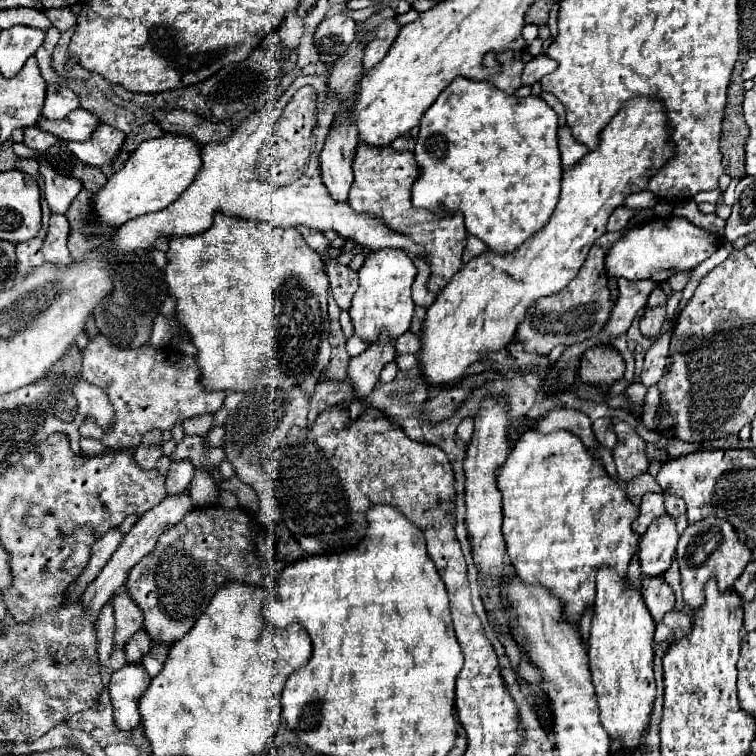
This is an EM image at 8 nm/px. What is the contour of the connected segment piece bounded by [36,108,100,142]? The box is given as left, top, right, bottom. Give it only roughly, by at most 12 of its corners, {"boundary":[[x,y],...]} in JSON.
{"boundary":[[84,108],[64,120],[40,118],[40,130],[66,142],[90,138],[100,120]]}

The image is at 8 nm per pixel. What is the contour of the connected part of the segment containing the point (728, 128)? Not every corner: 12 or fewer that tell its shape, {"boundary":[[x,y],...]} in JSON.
{"boundary":[[742,60],[730,76],[720,150],[726,174],[742,178],[748,126]]}

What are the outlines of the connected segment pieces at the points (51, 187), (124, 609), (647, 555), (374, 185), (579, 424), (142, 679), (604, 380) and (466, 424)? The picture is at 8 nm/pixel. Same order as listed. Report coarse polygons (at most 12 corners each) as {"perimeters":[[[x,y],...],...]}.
{"perimeters":[[[36,156],[50,210],[64,214],[82,190],[78,178],[58,174]],[[116,592],[114,644],[124,648],[128,638],[144,626],[142,610]],[[676,520],[652,522],[638,550],[644,576],[662,576],[676,554]],[[360,144],[348,202],[424,244],[438,294],[462,268],[462,214],[412,206],[410,150]],[[554,408],[536,430],[568,430],[598,458],[592,422],[584,412]],[[142,664],[112,674],[110,696],[116,726],[140,724],[140,694],[150,676]],[[610,344],[582,354],[584,384],[606,388],[624,376],[624,358]],[[472,416],[460,422],[456,430],[458,438],[464,444],[468,444],[472,438]]]}

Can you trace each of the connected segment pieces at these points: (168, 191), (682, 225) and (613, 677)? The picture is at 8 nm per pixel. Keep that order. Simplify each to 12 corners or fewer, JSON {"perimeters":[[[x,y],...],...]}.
{"perimeters":[[[186,134],[142,142],[94,198],[120,226],[170,206],[202,168]],[[686,218],[626,230],[610,276],[666,282],[694,270],[718,236]],[[602,566],[588,656],[602,726],[636,748],[656,622]]]}

